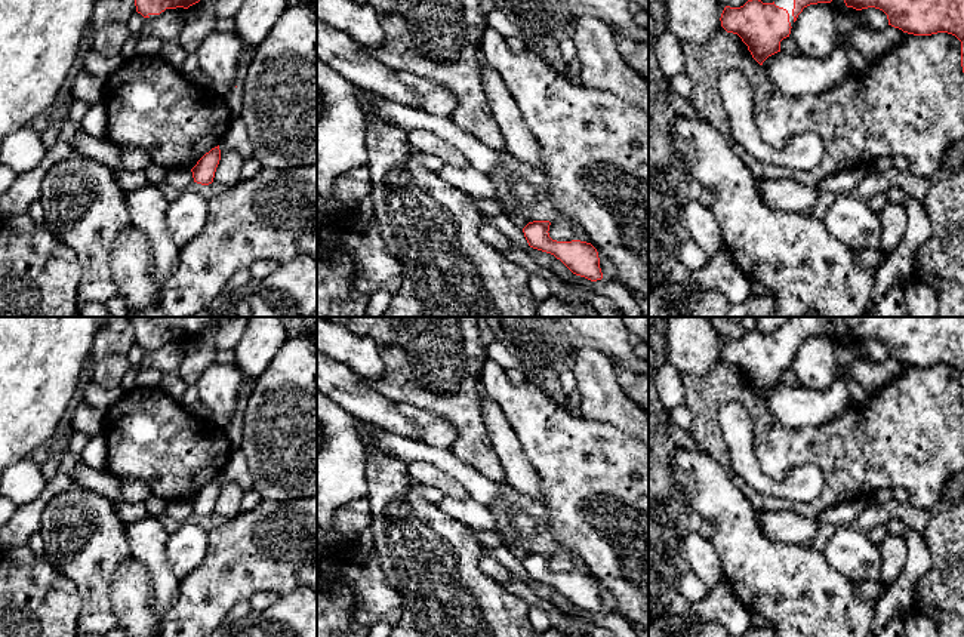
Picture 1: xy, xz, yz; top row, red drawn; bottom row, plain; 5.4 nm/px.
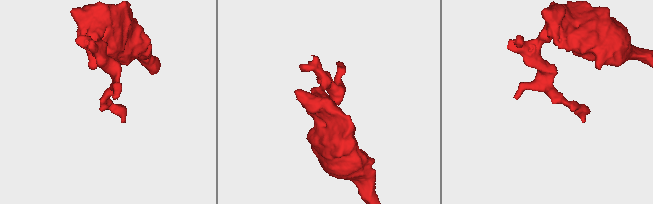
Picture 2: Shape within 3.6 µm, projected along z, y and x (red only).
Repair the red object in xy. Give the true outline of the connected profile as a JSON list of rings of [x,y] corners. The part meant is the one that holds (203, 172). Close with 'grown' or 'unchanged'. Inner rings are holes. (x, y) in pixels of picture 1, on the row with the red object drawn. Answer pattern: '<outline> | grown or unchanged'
[[[219,145],[206,153],[191,169],[194,182],[209,185],[213,182],[216,167],[221,160]]] | unchanged

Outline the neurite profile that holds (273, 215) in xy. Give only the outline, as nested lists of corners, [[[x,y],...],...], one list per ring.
[[[317,163],[289,169],[262,169],[252,179],[241,179],[207,199],[207,219],[201,233],[181,247],[176,270],[158,289],[160,308],[166,317],[193,317],[227,290],[227,283],[235,271],[249,268],[256,261],[271,259],[286,264],[301,255],[317,261]]]

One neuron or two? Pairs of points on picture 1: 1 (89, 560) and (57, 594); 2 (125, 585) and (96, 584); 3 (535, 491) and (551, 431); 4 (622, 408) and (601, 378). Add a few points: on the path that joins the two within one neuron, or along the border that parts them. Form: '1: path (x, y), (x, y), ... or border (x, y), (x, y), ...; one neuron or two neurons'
1: border (45, 556), (76, 587), (80, 600), (79, 614); two neurons
2: border (131, 557), (117, 568), (108, 588), (116, 618); two neurons
3: border (521, 446), (538, 474), (544, 495), (542, 501); two neurons
4: path (615, 400), (601, 385); one neuron

